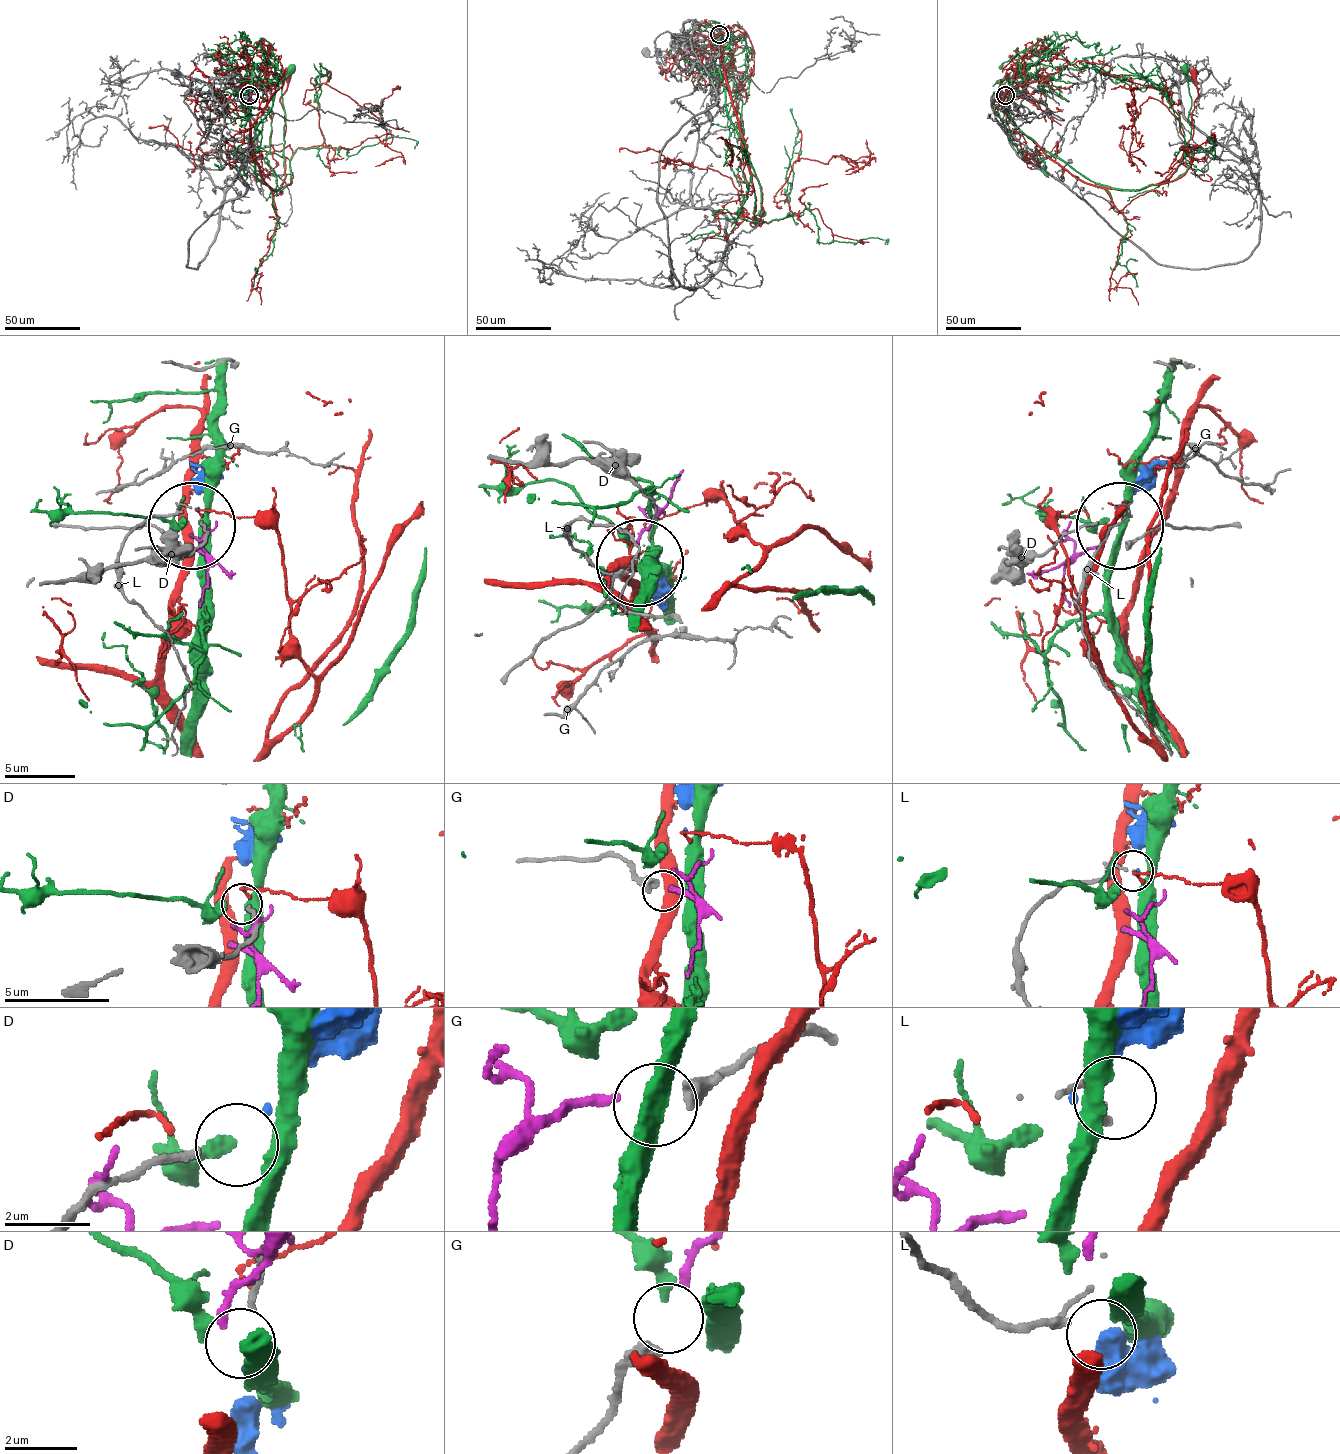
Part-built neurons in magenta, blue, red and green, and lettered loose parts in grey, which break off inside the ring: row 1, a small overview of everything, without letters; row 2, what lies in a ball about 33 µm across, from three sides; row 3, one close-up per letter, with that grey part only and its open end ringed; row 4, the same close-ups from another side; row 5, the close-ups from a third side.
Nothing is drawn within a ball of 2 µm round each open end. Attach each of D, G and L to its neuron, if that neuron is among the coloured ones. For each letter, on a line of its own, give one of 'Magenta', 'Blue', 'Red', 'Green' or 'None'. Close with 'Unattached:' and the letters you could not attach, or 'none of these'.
D: Blue
G: Magenta
L: None
Unattached: L

